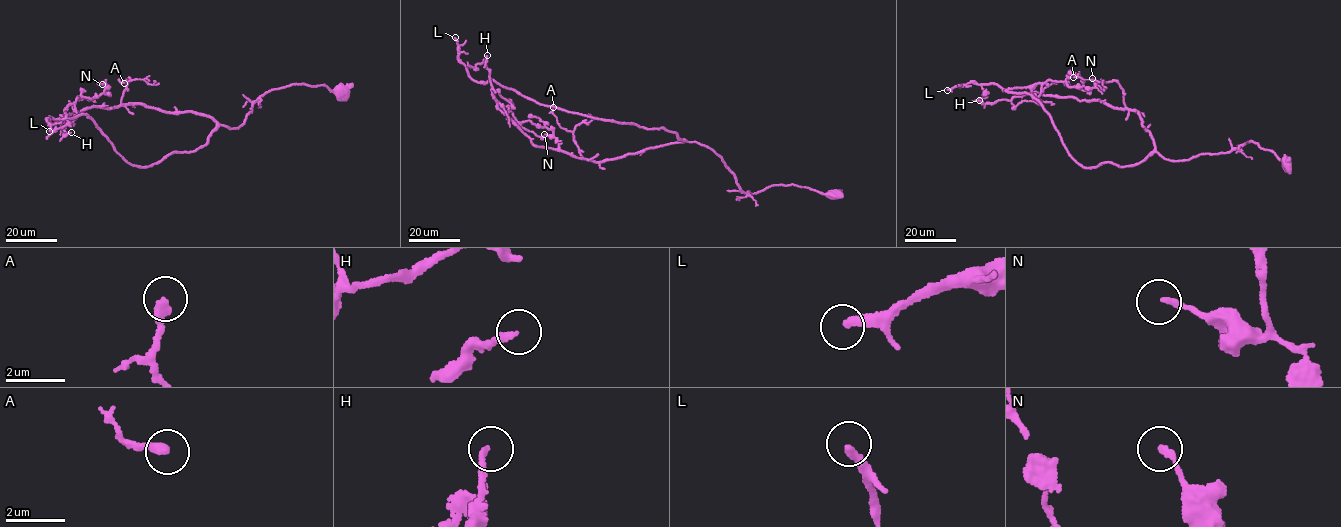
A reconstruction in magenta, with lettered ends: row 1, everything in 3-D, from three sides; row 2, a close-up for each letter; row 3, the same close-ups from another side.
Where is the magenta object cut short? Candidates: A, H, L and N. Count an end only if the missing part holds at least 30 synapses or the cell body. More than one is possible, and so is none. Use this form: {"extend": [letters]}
{"extend": ["L"]}

